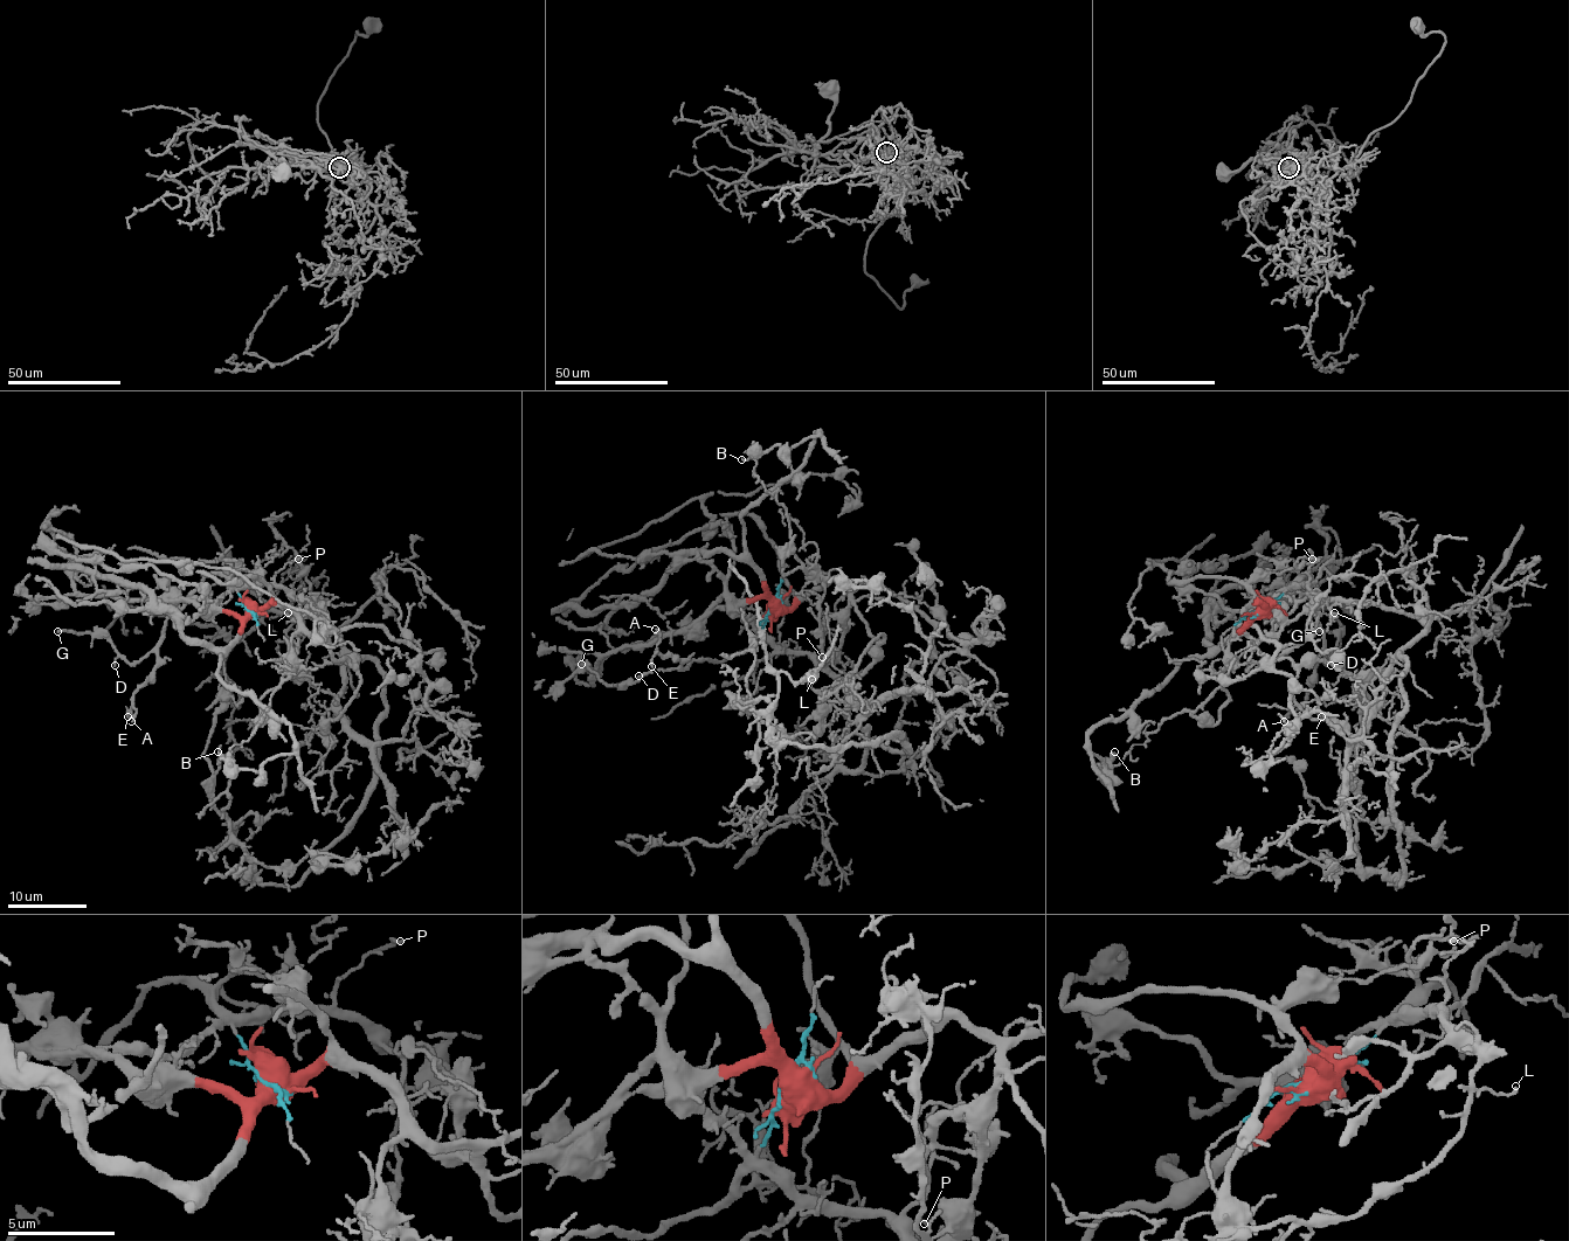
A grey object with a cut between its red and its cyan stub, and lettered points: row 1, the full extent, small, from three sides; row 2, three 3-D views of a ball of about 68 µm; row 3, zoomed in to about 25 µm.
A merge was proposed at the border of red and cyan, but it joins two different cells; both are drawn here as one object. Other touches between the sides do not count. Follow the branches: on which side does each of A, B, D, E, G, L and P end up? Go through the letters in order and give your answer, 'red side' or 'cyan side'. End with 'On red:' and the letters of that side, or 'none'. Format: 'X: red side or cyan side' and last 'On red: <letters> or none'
A: cyan side
B: red side
D: cyan side
E: cyan side
G: cyan side
L: cyan side
P: cyan side
On red: B

